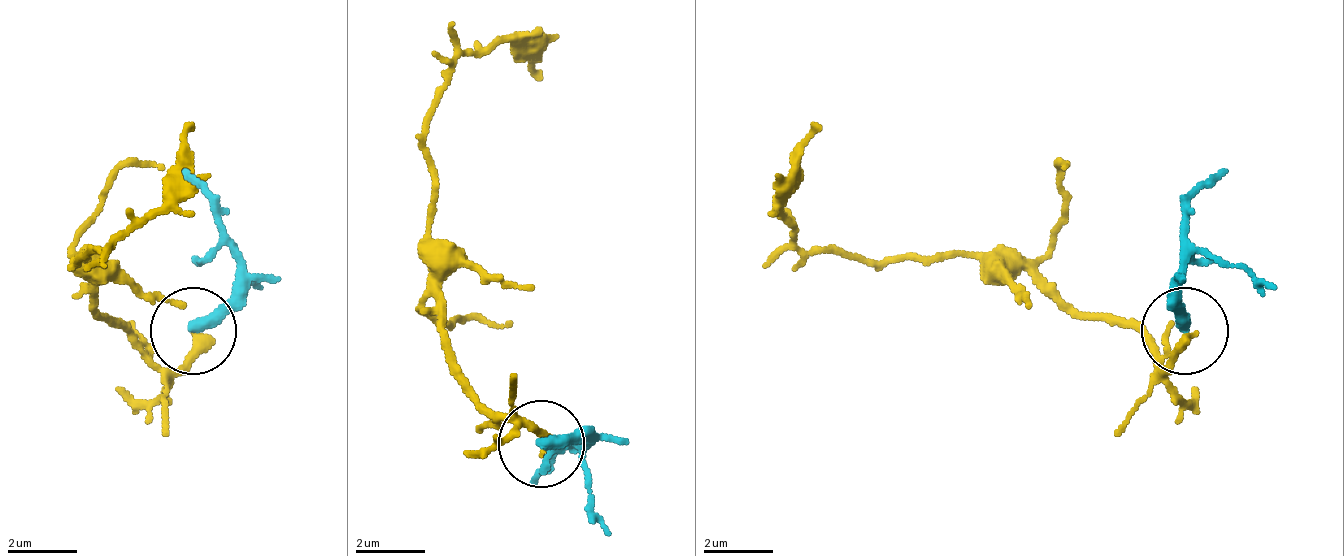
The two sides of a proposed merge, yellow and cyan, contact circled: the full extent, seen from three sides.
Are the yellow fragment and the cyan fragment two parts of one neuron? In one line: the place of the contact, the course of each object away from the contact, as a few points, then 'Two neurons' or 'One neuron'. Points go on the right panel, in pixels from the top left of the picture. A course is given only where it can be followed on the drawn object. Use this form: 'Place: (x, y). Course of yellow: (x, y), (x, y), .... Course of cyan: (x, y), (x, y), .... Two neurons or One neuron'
Place: (1184, 331). Course of yellow: (1182, 333), (1165, 367), (1130, 324), (974, 255), (861, 263), (809, 255), (783, 211), (783, 177), (818, 124). Course of cyan: (1182, 333), (1182, 237), (1226, 168). Two neurons

